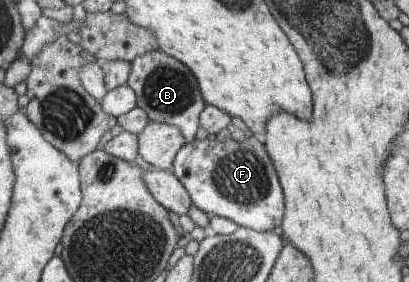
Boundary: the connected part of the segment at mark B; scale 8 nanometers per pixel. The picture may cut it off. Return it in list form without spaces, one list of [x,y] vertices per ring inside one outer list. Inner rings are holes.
[[[162,50],[147,53],[133,61],[128,85],[135,91],[138,107],[146,111],[150,122],[173,125],[181,131],[186,143],[196,141],[200,116],[207,106],[197,77],[187,65]]]

